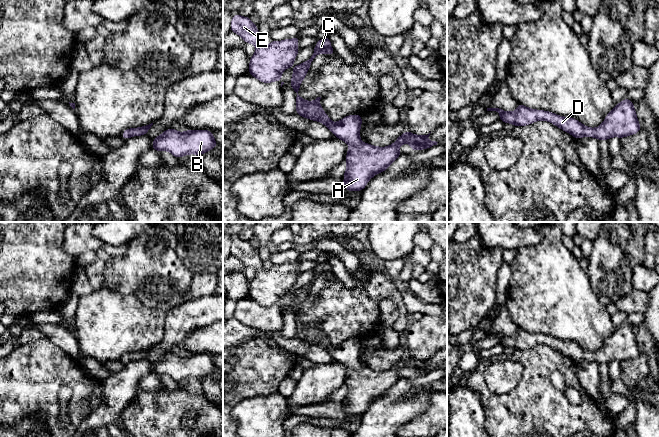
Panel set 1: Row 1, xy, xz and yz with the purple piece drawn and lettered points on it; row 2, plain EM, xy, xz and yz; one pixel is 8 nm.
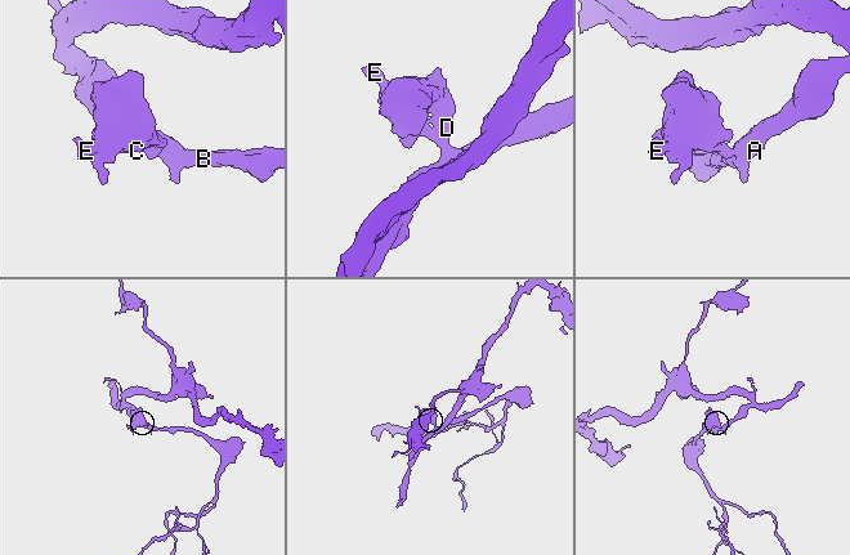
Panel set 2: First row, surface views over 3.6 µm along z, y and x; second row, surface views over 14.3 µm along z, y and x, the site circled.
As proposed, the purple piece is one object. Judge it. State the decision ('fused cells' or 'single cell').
single cell

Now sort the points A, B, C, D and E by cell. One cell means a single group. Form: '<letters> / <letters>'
A B C D E

